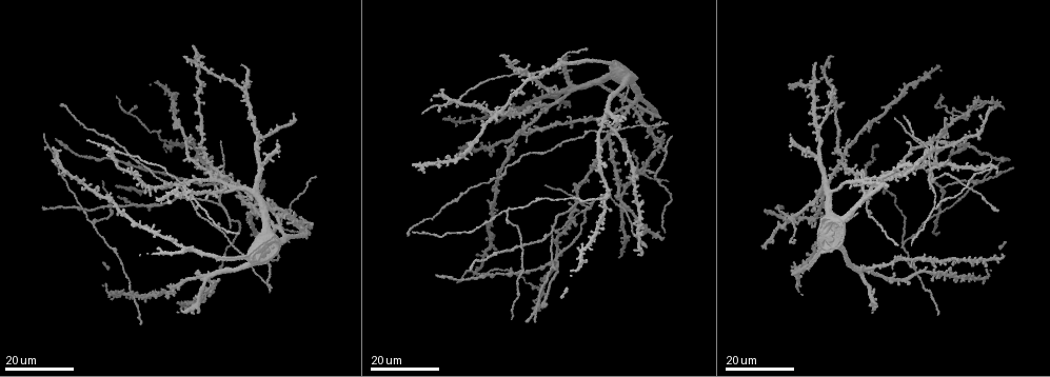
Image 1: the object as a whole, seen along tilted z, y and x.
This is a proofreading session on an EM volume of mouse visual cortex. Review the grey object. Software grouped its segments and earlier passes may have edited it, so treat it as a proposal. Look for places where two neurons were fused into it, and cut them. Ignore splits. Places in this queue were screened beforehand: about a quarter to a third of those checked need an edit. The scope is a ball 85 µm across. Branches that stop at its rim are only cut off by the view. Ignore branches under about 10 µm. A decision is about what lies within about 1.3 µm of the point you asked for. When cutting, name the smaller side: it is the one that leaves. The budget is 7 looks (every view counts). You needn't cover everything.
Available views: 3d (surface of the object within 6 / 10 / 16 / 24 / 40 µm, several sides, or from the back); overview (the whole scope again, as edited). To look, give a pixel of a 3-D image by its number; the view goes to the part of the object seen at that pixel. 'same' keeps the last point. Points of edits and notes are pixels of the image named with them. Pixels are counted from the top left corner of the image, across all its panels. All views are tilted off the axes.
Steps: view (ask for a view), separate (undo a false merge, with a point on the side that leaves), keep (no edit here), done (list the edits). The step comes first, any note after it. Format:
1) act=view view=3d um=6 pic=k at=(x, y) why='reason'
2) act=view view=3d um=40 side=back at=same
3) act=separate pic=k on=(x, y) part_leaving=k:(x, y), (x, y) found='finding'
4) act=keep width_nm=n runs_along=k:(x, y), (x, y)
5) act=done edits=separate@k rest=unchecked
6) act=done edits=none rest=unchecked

act=view view=3d um=24 pic=1 at=(91, 224) why='three-way junction'

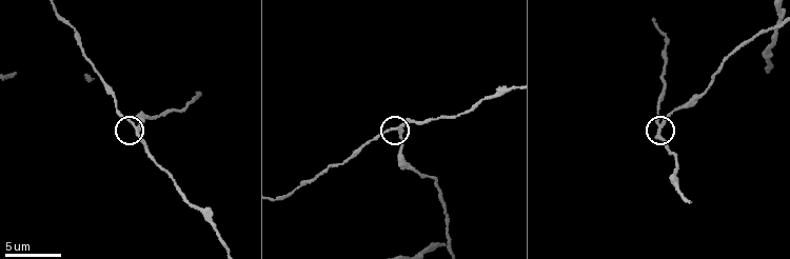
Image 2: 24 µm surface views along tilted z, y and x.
act=view view=3d um=6 pic=2 at=(136, 131)

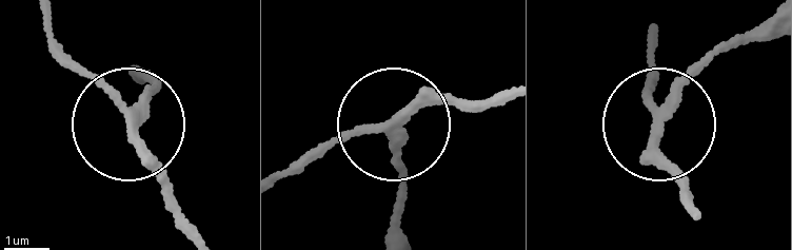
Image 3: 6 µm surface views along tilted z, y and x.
act=keep arms=3 runs_along=3:(774, 21), (708, 62), (660, 115), (646, 98), (654, 80) found='all the same neuron'

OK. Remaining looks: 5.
act=view view=3d um=24 pic=1 at=(176, 146) why='sudden change in width'

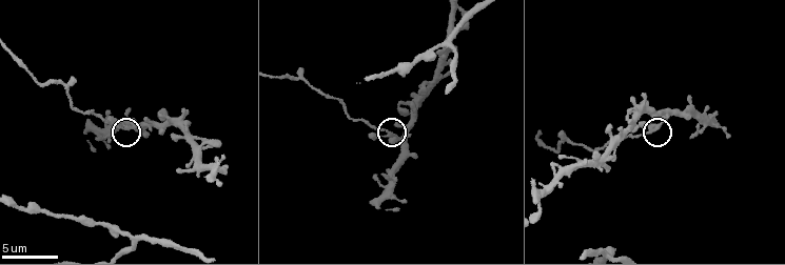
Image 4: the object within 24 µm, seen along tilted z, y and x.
act=view view=3d um=10 pic=4 at=(129, 128)

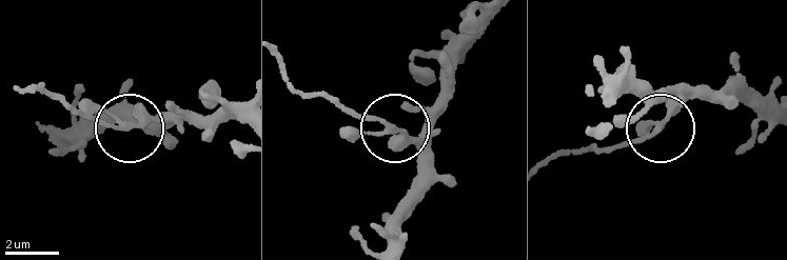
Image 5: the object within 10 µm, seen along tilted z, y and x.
act=view view=3d um=10 side=back pic=5 at=(392, 130) why='other side'

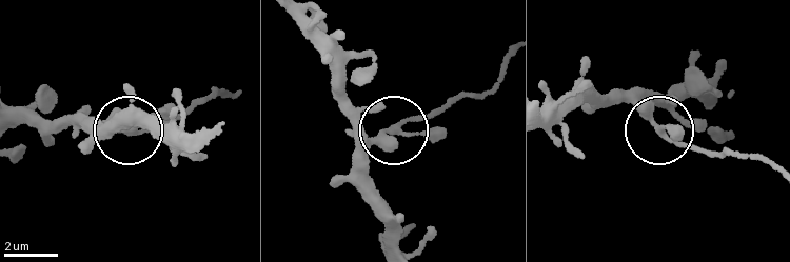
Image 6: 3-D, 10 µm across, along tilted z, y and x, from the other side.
act=separate pic=6 on=(421, 134) part_leaving=6:(382, 130), (484, 95), (508, 60) found='a second neuron is stuck on'

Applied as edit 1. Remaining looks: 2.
act=view view=3d um=24 pic=1 at=(193, 196)

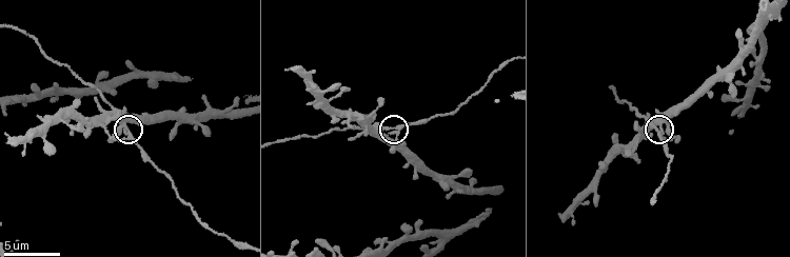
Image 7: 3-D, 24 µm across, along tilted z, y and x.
act=view view=3d um=6 pic=7 at=(121, 126)

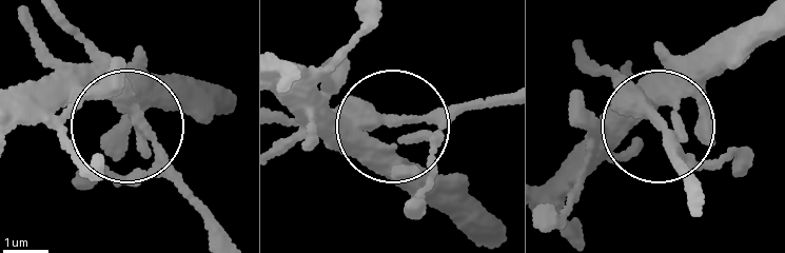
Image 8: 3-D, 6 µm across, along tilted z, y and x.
act=keep runs_along=8:(451, 214), (405, 188), (394, 136), (426, 112), (504, 105) found='continuous, no second neuron'

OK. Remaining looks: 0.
act=done edits=separate@6 rest=unchecked

